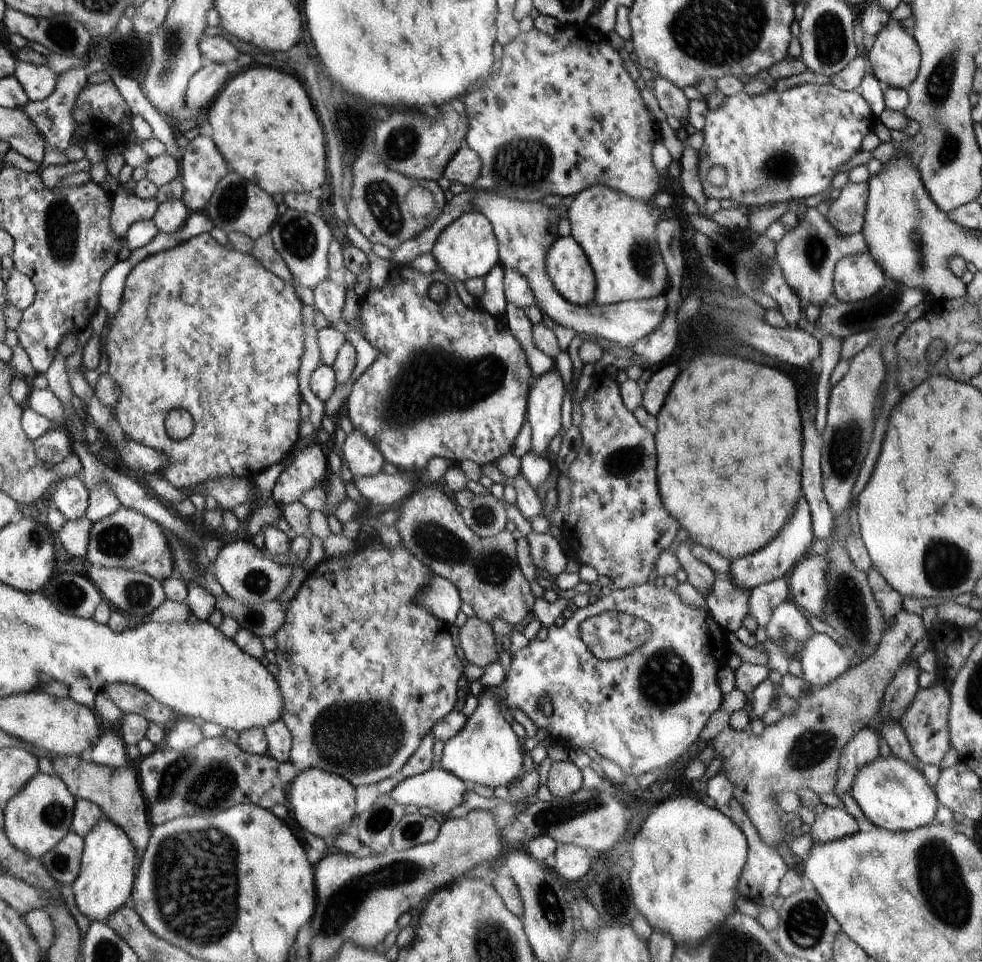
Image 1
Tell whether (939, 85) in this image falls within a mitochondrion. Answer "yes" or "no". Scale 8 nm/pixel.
yes

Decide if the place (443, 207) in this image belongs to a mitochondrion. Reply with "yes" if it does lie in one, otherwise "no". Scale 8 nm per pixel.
no

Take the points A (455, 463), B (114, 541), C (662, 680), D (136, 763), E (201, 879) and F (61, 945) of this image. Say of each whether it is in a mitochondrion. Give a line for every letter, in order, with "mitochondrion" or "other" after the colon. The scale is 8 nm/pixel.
A: other
B: mitochondrion
C: mitochondrion
D: other
E: mitochondrion
F: other

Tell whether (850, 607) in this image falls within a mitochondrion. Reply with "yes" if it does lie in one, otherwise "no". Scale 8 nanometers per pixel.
yes

